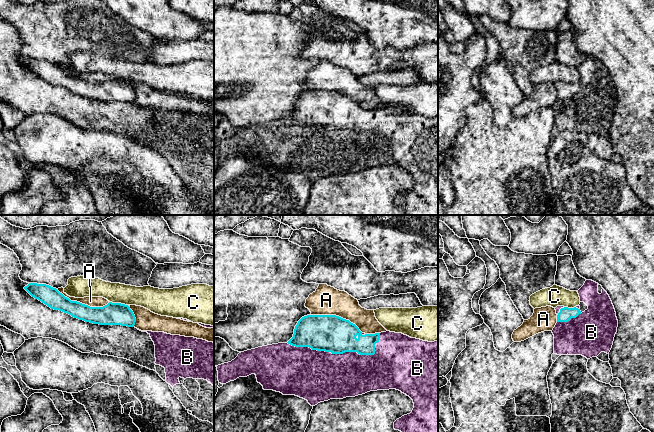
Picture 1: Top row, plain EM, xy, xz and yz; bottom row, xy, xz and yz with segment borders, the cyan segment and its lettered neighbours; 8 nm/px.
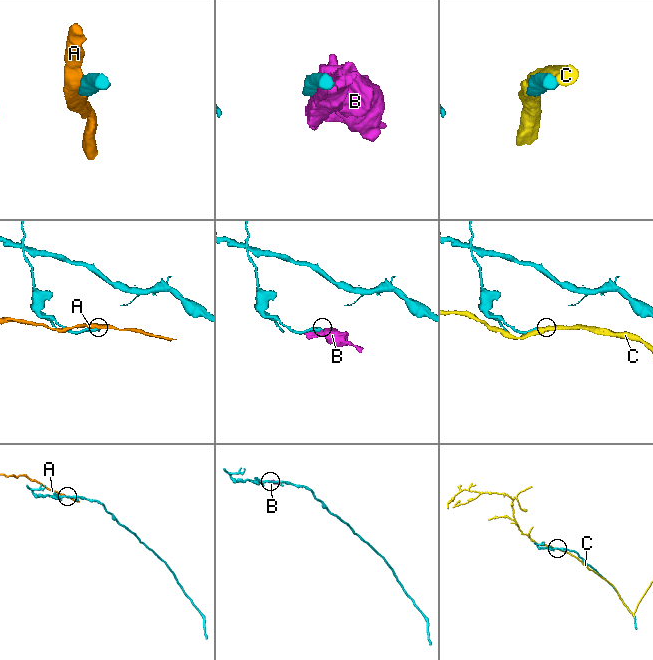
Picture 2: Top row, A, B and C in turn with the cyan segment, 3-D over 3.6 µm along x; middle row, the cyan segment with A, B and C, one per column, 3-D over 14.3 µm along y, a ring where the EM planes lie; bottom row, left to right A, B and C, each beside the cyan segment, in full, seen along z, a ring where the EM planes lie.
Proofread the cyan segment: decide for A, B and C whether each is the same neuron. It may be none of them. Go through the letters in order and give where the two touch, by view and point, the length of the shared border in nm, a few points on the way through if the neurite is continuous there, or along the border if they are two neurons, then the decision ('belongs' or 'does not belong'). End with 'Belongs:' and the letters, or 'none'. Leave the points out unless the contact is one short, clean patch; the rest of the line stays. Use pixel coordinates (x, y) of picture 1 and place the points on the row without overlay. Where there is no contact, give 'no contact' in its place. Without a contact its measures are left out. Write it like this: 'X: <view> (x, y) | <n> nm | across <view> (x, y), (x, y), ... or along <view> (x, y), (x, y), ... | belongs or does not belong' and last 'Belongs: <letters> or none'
A: xy (83, 80) | 440 nm | does not belong
B: xz (340, 129) | 750 nm | belongs
C: xy (118, 79) | 160 nm | does not belong
Belongs: B

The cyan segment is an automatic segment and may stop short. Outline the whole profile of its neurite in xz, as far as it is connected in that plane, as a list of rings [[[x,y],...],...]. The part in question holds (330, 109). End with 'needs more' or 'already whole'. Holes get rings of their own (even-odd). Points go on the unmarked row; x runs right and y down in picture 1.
[[[307,91],[298,97],[293,113],[287,119],[241,128],[231,138],[216,143],[218,157],[221,160],[255,150],[257,158],[264,166],[298,172],[307,176],[311,182],[330,175],[343,175],[370,167],[396,165],[413,176],[414,184],[410,190],[394,198],[394,205],[401,207],[406,215],[438,215],[438,117],[423,117],[390,107],[365,110],[349,96],[336,91]]]; needs more

